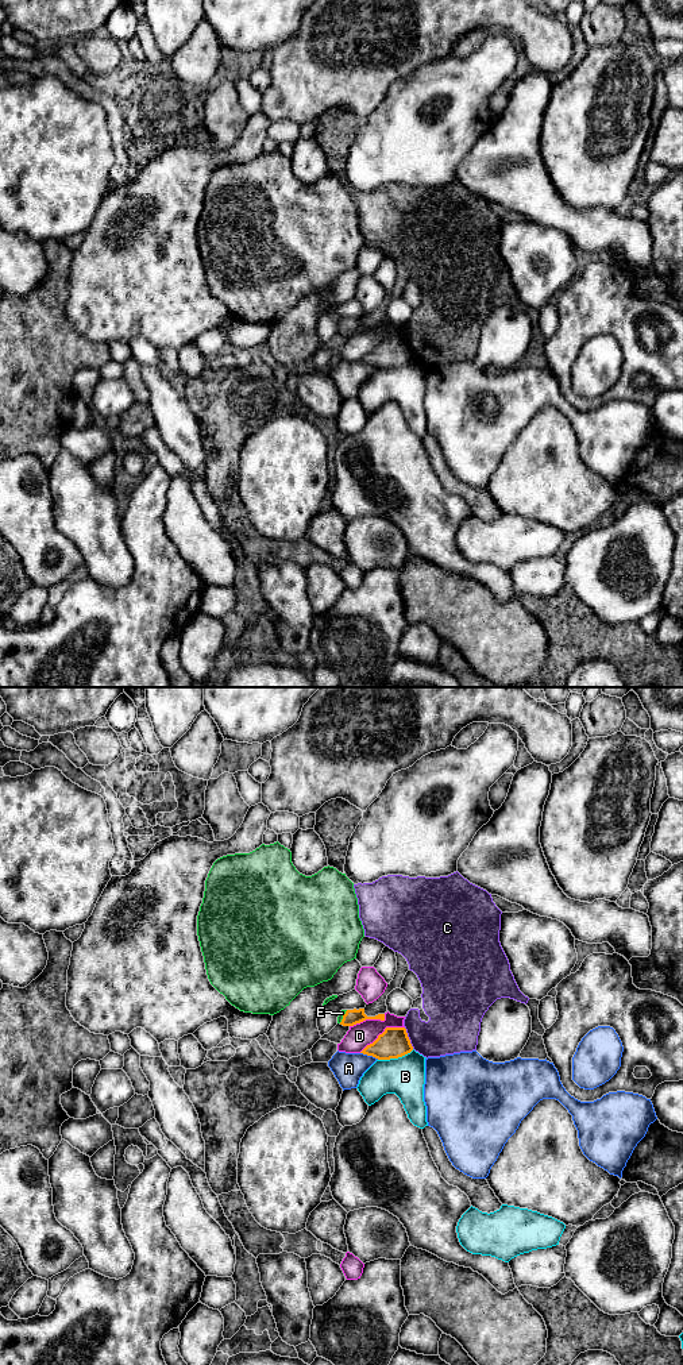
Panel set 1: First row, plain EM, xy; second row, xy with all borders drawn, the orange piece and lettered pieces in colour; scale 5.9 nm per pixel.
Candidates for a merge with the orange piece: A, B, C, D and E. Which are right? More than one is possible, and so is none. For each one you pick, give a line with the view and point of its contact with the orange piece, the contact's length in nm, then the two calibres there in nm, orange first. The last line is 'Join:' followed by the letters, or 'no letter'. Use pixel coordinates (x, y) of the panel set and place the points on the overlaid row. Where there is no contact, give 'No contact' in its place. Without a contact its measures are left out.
E: Touches orange at xy (343, 1017). Shared border 90 nm. Thickness 90 nm (orange) against 40 nm
Join: E

